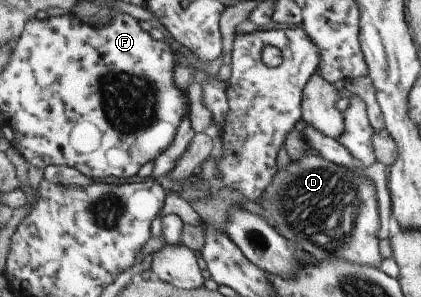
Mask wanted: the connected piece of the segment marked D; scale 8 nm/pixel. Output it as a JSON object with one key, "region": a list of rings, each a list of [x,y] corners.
{"region":[[[308,153],[304,159],[291,161],[285,168],[279,169],[274,182],[263,193],[262,208],[265,210],[264,216],[279,228],[282,235],[286,235],[290,241],[300,243],[306,251],[310,251],[312,256],[316,255],[320,260],[340,256],[360,265],[380,267],[382,263],[384,258],[381,250],[383,239],[380,239],[382,217],[378,205],[378,187],[371,178],[358,170],[326,159],[320,153],[318,155]]]}

